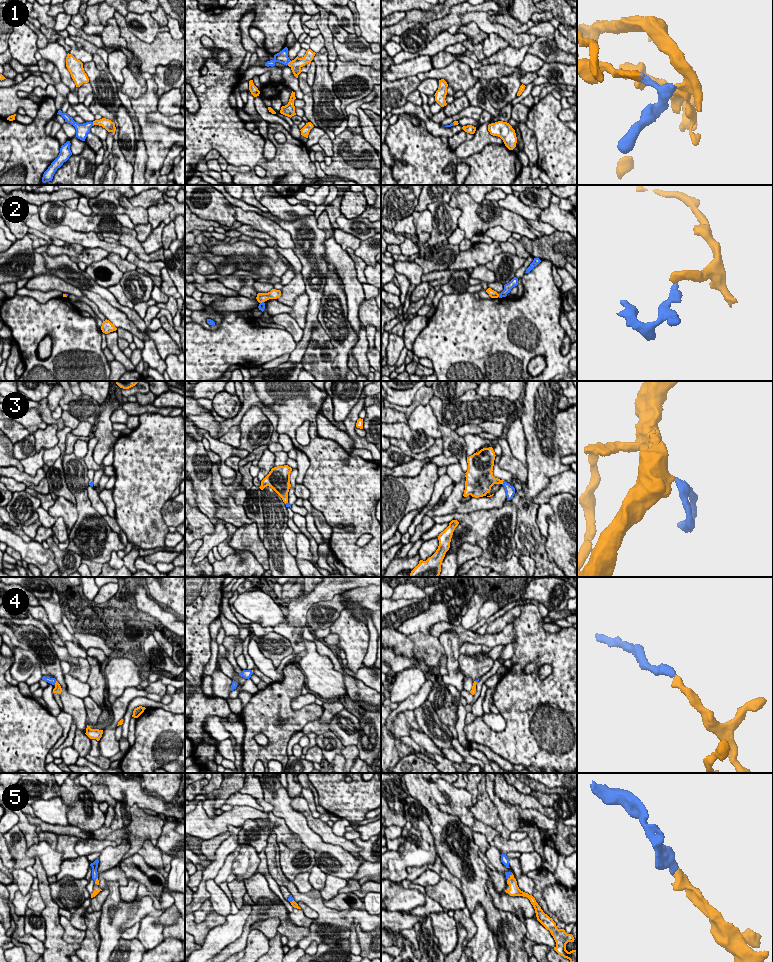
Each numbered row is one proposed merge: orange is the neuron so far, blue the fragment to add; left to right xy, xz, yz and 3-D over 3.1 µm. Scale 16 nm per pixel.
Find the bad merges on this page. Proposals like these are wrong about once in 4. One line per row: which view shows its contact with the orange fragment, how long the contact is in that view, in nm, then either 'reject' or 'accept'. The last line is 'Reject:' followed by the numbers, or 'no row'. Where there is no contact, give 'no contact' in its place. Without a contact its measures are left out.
1: meets orange in xz; contact 100 nm long; accept
2: meets orange in yz; contact 50 nm long; reject
3: meets orange in yz; contact 70 nm long; accept
4: meets orange in xy; contact 60 nm long; accept
5: meets orange in yz; contact 150 nm long; accept
Reject: 2

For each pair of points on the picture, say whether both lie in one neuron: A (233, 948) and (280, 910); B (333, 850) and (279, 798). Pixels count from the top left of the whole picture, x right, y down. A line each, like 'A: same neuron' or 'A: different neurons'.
A: same neuron
B: same neuron

